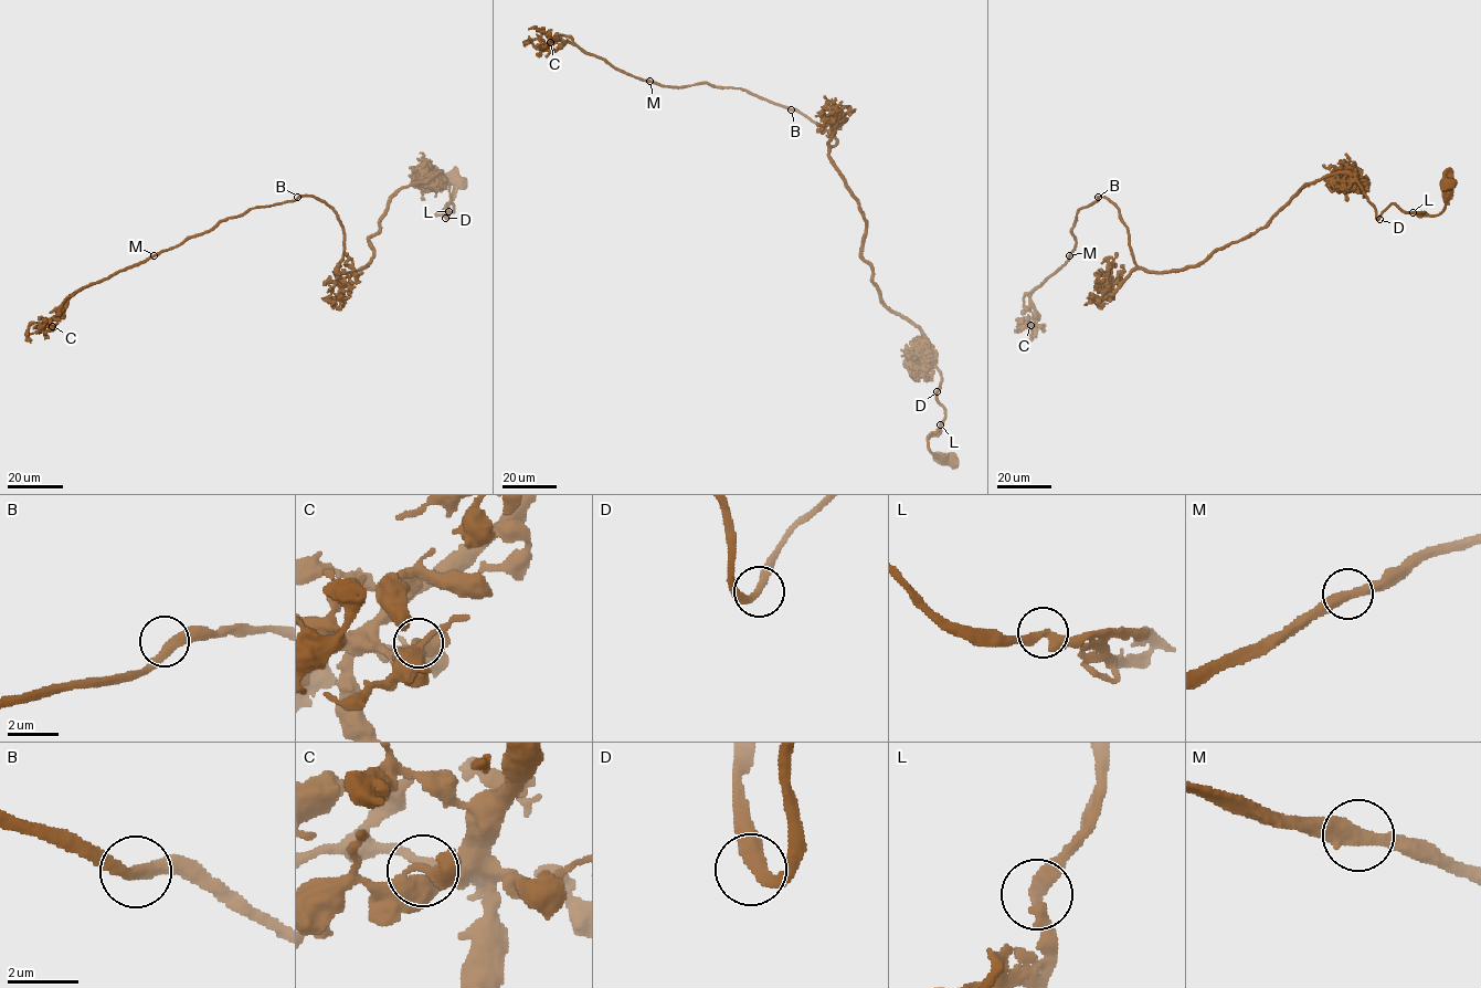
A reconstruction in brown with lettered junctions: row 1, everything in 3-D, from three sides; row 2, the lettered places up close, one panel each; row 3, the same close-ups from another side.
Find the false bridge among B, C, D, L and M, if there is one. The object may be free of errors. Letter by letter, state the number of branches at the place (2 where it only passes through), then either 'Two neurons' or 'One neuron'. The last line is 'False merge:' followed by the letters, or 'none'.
B: Branches: 2. One neuron
C: Branches: 2. One neuron
D: Branches: 2. One neuron
L: Branches: 2. One neuron
M: Branches: 2. One neuron
False merge: none

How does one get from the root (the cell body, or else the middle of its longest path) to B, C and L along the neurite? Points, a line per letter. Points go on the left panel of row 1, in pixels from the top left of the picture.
B: (461, 184), (446, 219), (444, 177), (402, 188), (372, 260), (348, 272), (336, 212), (297, 197)
C: (461, 184), (446, 219), (444, 177), (402, 188), (359, 270), (300, 196), (52, 326)
L: (461, 184), (454, 198), (436, 214), (448, 211)

